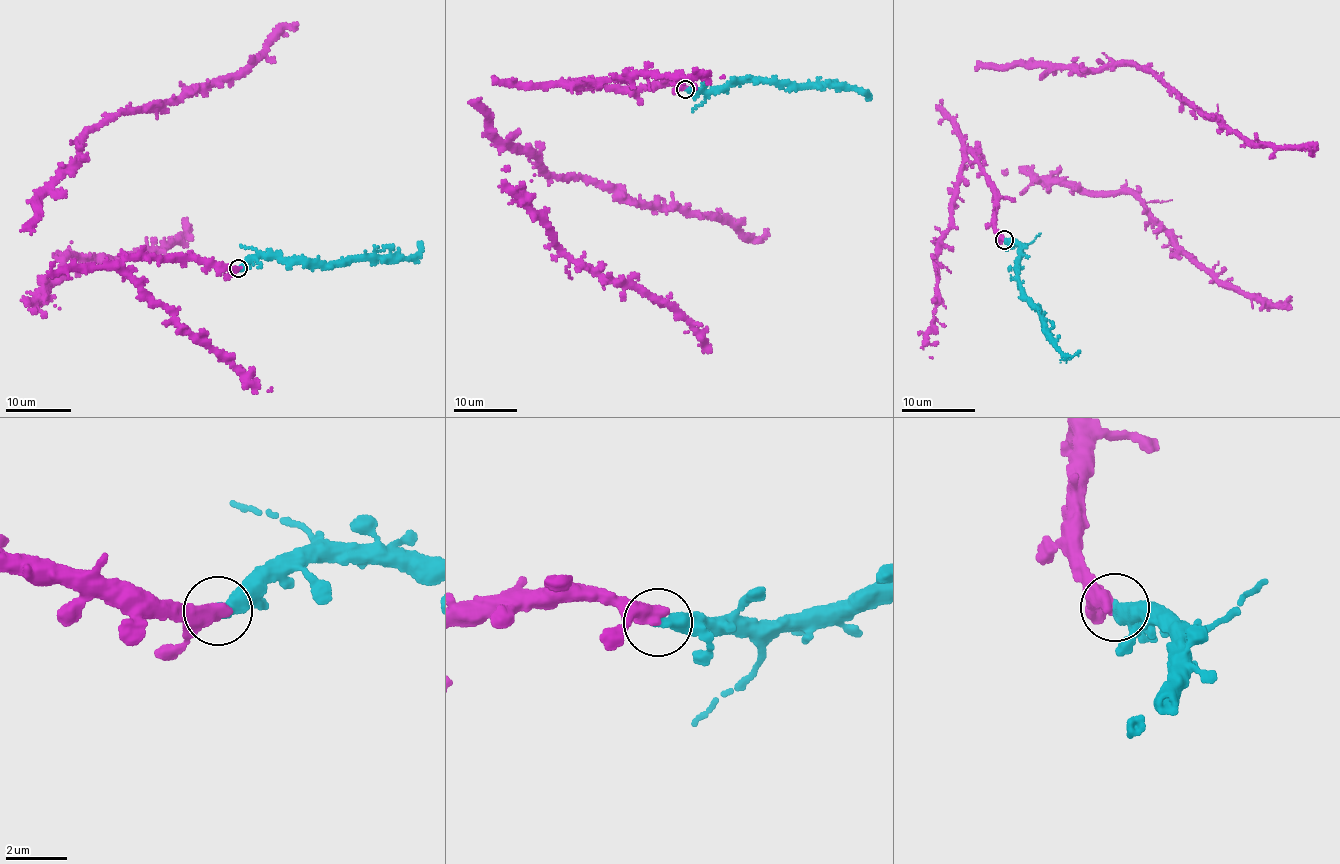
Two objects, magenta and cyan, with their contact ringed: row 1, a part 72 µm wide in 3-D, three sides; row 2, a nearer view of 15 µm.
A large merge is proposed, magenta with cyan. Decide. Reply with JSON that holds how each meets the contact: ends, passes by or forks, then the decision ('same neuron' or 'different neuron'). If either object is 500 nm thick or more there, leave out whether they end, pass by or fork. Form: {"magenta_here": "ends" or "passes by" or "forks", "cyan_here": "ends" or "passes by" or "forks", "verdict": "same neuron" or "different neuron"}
{"verdict": "same neuron"}

